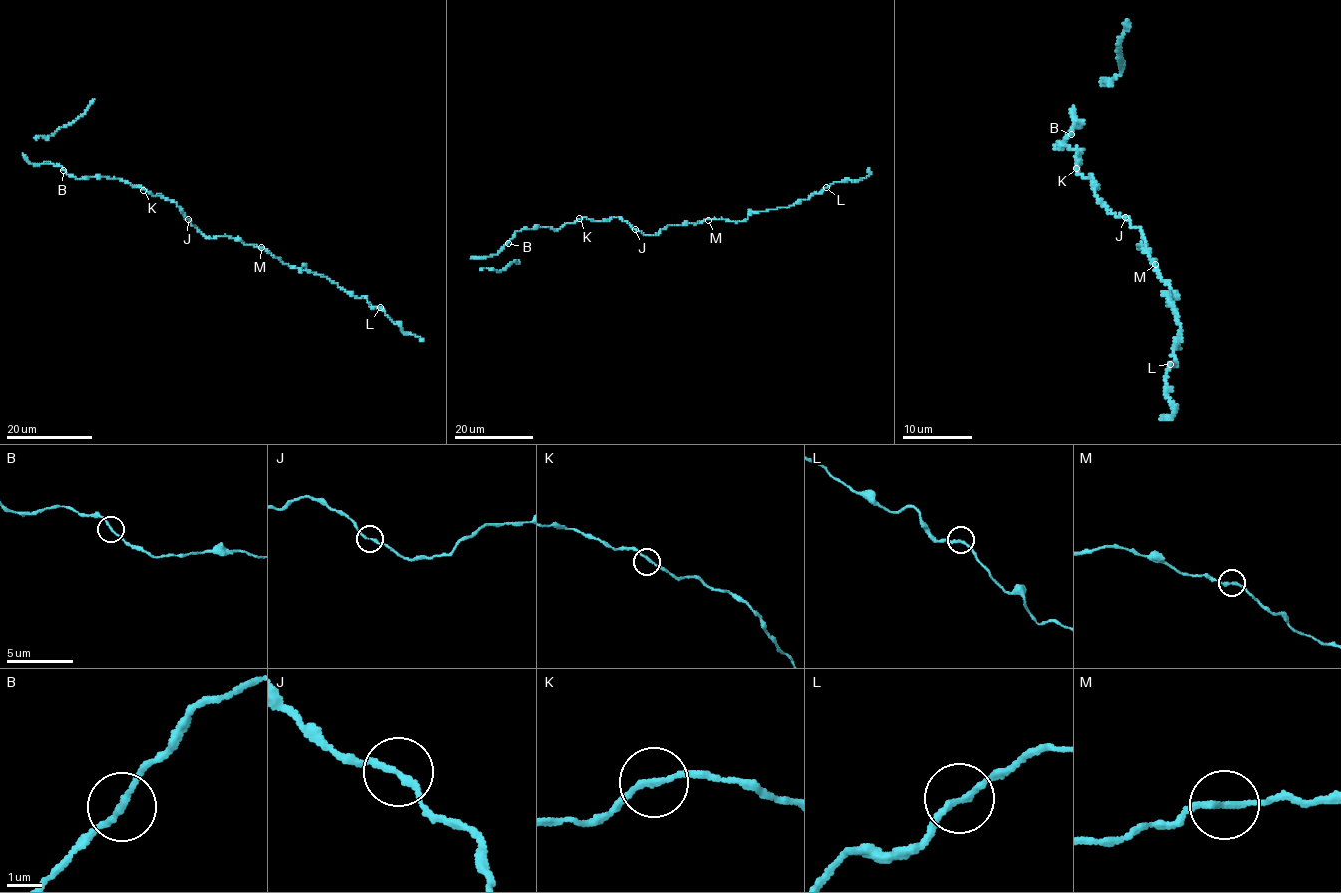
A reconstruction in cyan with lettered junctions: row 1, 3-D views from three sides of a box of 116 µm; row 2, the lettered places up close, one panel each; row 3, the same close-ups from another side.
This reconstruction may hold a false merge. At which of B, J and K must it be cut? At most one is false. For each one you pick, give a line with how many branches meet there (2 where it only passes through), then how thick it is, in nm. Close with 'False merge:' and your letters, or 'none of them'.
False merge: none of them

